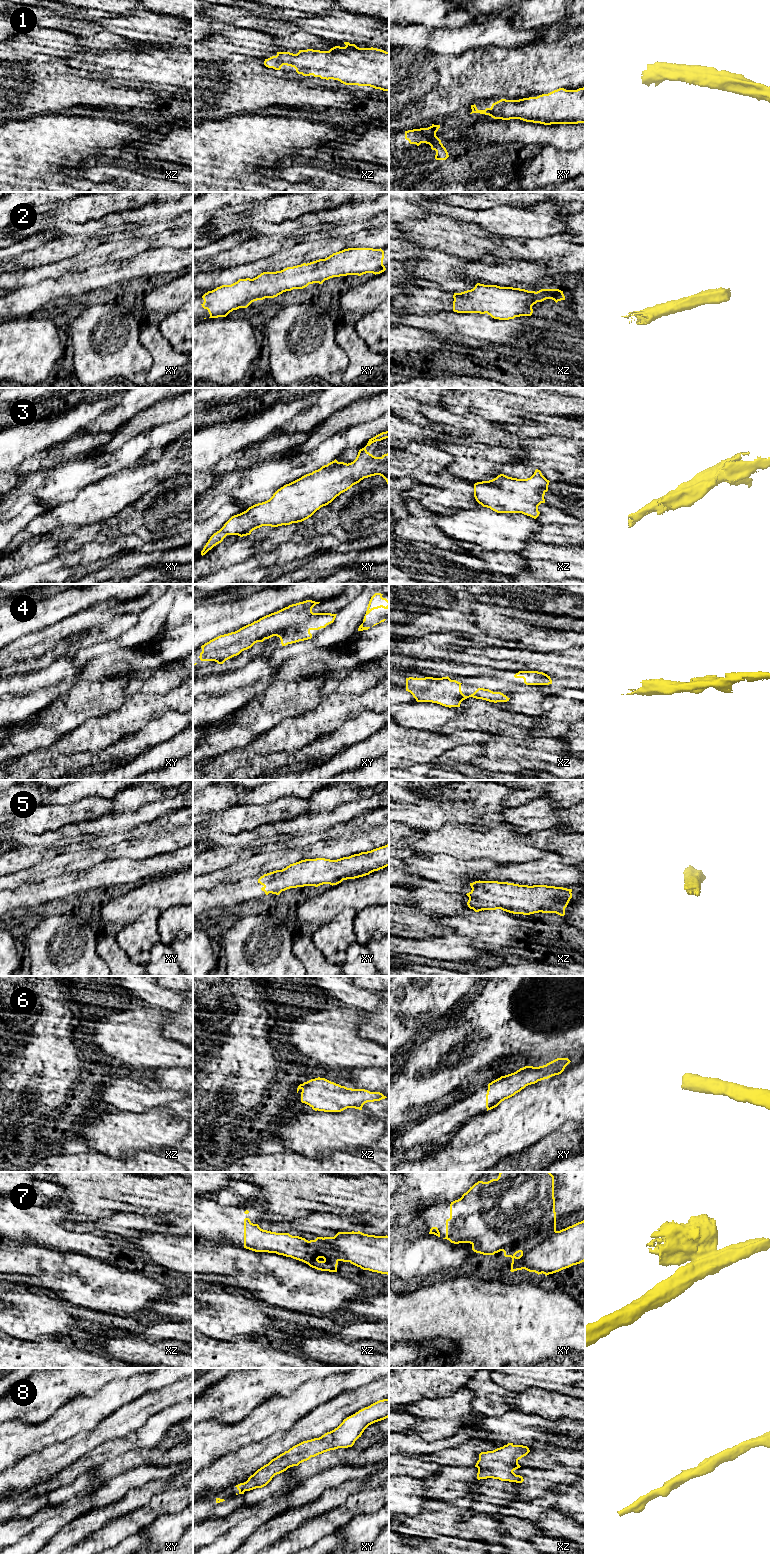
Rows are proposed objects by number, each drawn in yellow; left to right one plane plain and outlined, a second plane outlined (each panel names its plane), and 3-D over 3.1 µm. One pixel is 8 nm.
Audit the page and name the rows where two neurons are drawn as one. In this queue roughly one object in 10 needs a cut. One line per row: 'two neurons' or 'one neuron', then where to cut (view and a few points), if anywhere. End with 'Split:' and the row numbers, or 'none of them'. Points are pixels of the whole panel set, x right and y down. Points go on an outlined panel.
1: one neuron | no cut
2: one neuron | no cut
3: one neuron | no cut
4: one neuron | no cut
5: one neuron | no cut
6: one neuron | no cut
7: two neurons | xy (556, 1231), (542, 1239), (521, 1258), (521, 1268)
8: one neuron | no cut
Split: 7

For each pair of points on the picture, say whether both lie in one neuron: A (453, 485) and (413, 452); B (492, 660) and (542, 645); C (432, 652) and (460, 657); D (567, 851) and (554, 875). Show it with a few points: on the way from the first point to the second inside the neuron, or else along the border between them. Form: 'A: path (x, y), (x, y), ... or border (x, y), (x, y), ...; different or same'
A: path (441, 485), (436, 485), (424, 473), (419, 464); same
B: border (528, 648), (534, 651), (552, 652); different
C: border (467, 648), (457, 651); different
D: border (549, 852), (558, 854), (565, 862), (574, 865); different

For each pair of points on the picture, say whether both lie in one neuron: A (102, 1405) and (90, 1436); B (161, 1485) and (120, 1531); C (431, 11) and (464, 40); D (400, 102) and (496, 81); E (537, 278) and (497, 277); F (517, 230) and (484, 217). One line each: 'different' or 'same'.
A: different
B: different
C: different
D: same
E: same
F: same

